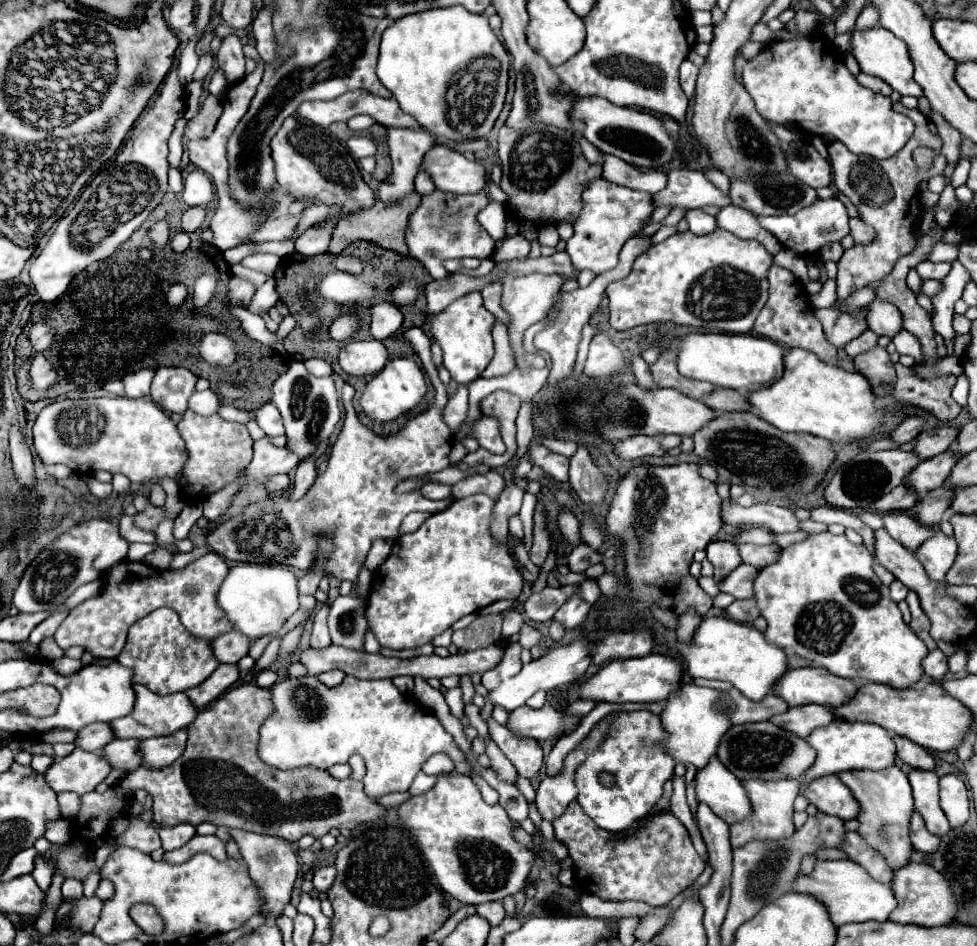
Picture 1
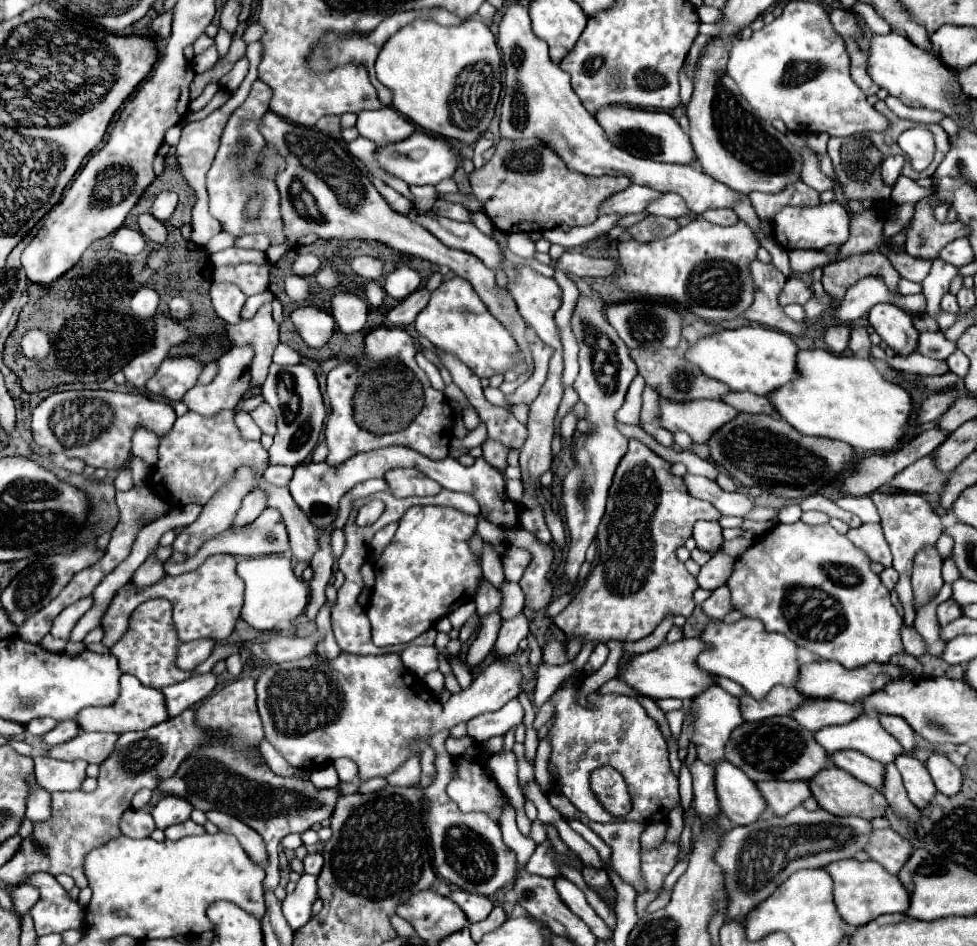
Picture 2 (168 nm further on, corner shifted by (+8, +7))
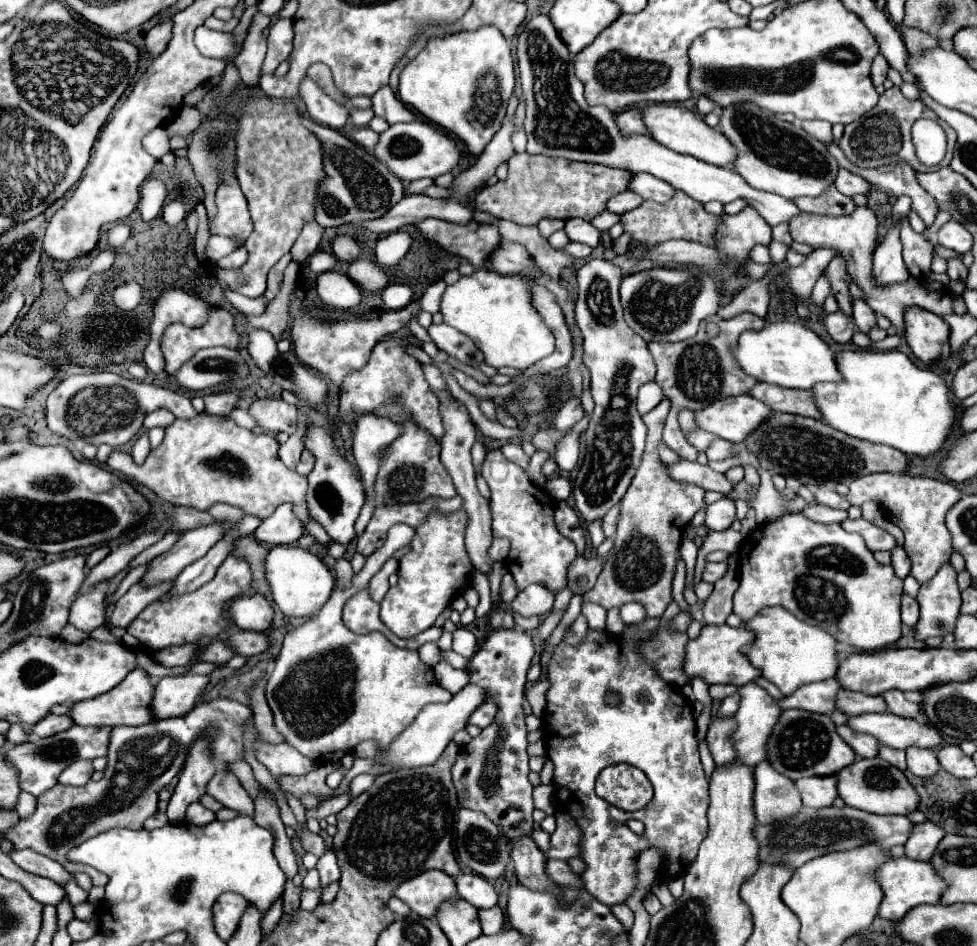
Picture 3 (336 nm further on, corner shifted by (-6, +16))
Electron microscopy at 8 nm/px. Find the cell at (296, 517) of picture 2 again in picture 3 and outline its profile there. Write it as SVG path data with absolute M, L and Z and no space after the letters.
M201 412L199 416L191 420L175 420L171 426L165 428L163 442L149 452L147 460L143 464L135 464L131 452L117 452L113 450L107 466L115 472L125 474L129 480L135 480L147 488L151 488L157 496L163 500L177 504L177 506L191 506L197 510L207 510L217 502L231 504L243 508L247 514L255 514L257 518L265 520L271 516L277 508L277 502L291 502L295 504L295 514L303 520L303 524L309 520L309 510L305 502L307 492L307 478L299 476L297 472L291 472L285 468L285 464L277 456L279 442L271 434L257 434L253 430L239 428L231 418L219 418L211 416L207 412Z

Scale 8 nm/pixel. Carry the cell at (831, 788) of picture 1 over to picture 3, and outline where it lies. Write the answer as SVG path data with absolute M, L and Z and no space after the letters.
M879 756L855 760L851 766L843 768L837 774L837 778L839 778L839 784L837 784L839 796L851 808L867 810L871 814L905 814L907 816L915 812L919 806L919 794L909 784L905 774L897 766L885 762Z

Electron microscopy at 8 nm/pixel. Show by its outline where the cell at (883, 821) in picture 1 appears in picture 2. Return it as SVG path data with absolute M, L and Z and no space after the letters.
M841 751L841 753L833 753L831 761L835 763L835 767L845 769L849 775L857 777L859 781L863 781L865 785L877 789L879 793L883 793L883 783L885 783L885 767L879 761L873 761L869 757L865 757L863 753L857 751Z

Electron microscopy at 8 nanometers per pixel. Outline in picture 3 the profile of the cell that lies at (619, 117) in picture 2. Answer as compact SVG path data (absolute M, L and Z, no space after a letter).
M671 104L647 106L643 108L643 120L653 134L653 140L657 140L659 144L679 154L689 154L689 156L695 156L697 160L723 166L723 168L729 168L737 156L733 144L727 140L727 136L723 136L723 132L707 126L703 120L699 120L691 110L683 106L671 106Z

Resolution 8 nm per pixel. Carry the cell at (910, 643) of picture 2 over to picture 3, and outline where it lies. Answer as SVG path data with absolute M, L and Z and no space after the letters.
M903 594L903 602L901 602L901 620L907 626L915 626L919 620L919 604L915 598L911 598L909 594Z

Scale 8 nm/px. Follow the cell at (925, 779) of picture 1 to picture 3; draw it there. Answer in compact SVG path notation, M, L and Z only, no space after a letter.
M911 746L905 752L907 752L907 768L915 776L927 778L927 776L933 776L939 770L939 760L937 760L937 756L935 756L933 750Z

